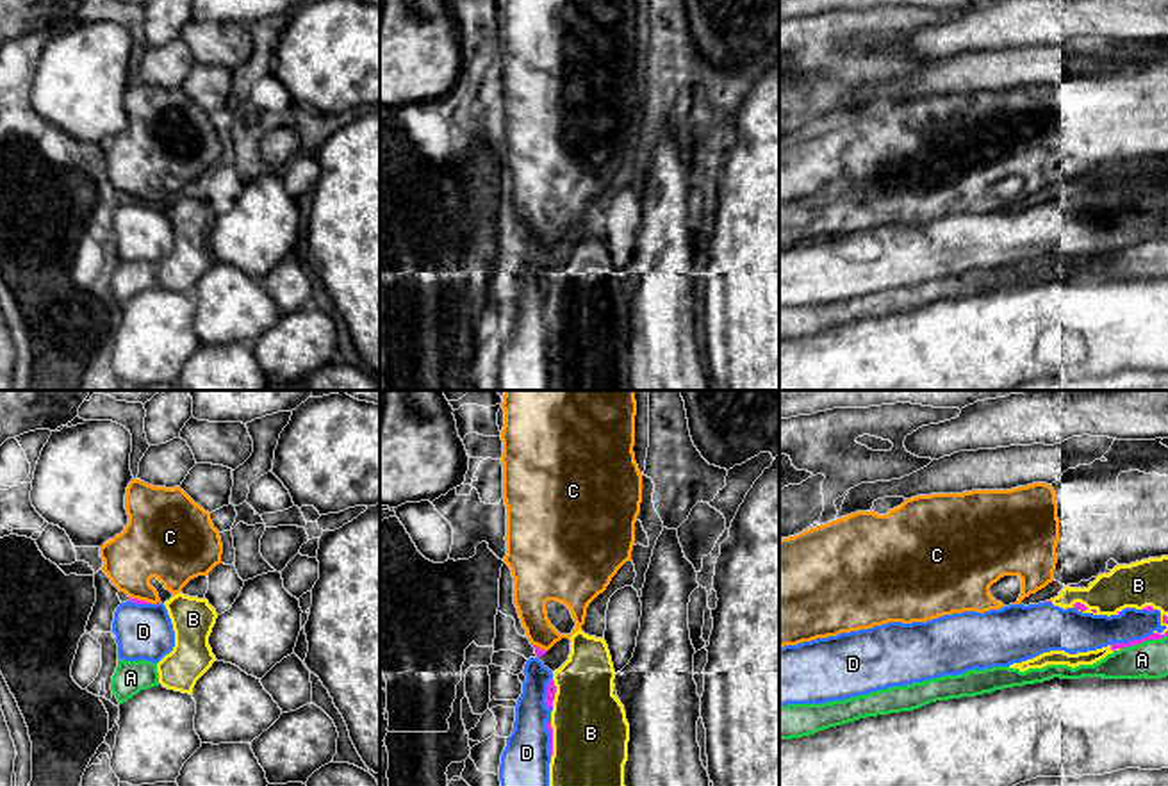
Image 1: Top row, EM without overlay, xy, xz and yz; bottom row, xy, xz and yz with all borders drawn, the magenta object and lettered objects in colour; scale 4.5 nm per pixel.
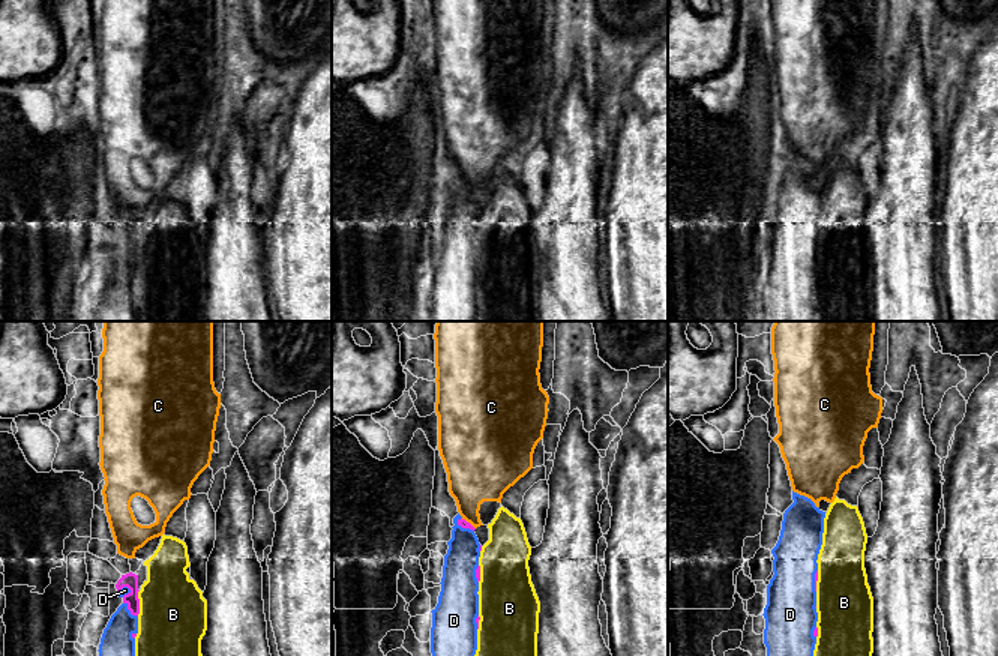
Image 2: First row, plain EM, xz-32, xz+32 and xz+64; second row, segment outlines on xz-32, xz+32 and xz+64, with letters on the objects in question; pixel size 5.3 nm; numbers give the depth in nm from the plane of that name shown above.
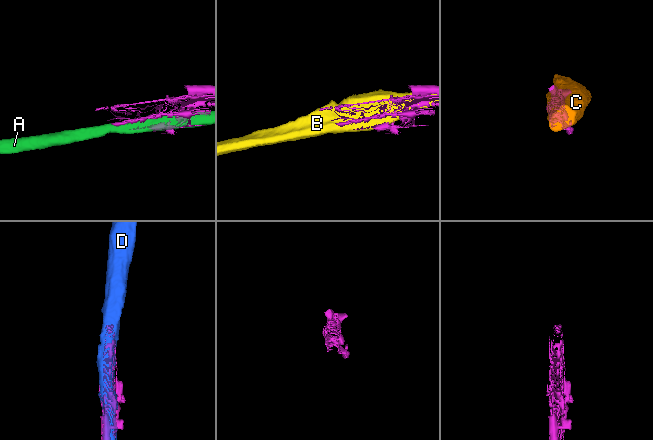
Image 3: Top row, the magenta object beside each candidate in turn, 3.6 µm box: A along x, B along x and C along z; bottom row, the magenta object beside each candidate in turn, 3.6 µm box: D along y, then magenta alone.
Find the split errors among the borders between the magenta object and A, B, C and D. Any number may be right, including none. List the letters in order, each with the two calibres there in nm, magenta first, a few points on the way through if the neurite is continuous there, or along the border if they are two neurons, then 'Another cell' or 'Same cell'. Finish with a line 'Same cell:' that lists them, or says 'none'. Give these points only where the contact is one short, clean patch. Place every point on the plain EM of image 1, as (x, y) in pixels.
A: Thickness 30 nm (magenta) against 160 nm. Another cell
B: Thickness 50 nm (magenta) against 340 nm. Another cell
C: Thickness 20 nm (magenta) against 280 nm. Boundary: xy (131, 196), (152, 204). Another cell
D: Thickness 30 nm (magenta) against 180 nm. Same cell
Same cell: D

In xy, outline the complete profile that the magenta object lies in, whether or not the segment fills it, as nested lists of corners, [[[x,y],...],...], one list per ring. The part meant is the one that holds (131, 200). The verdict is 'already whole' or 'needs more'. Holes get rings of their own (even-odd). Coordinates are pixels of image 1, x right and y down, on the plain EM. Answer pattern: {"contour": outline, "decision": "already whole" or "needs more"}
{"contour": [[[132,198],[121,203],[114,212],[112,233],[118,258],[125,262],[159,264],[175,248],[173,225],[162,203]]], "decision": "needs more"}

